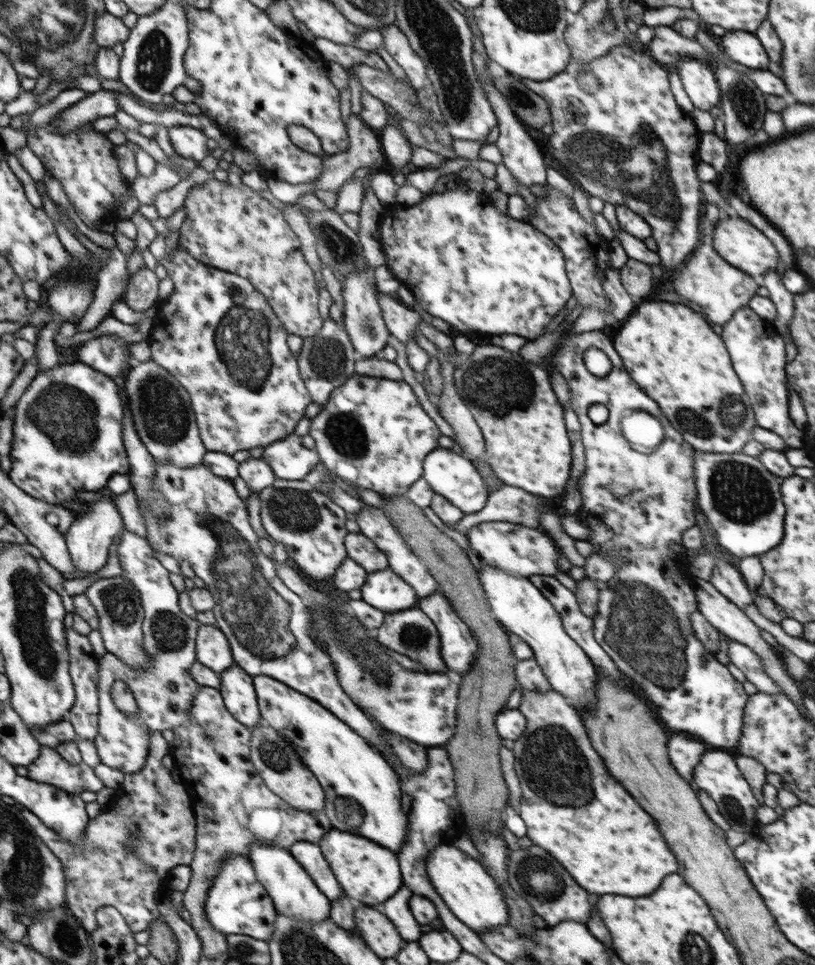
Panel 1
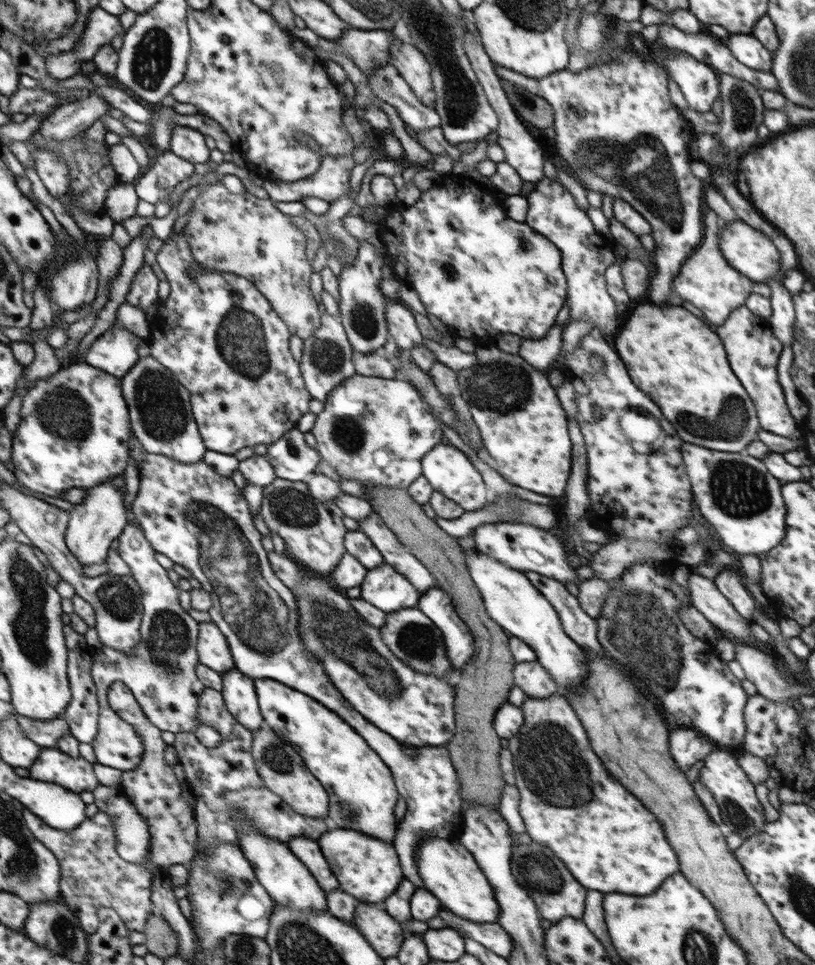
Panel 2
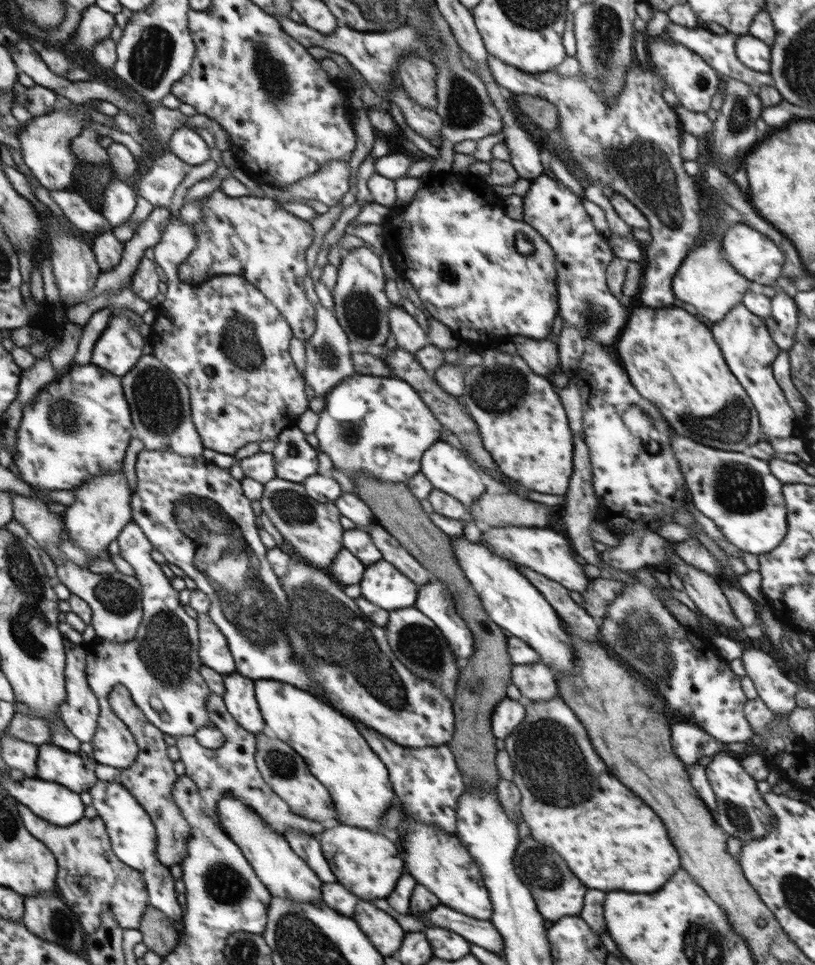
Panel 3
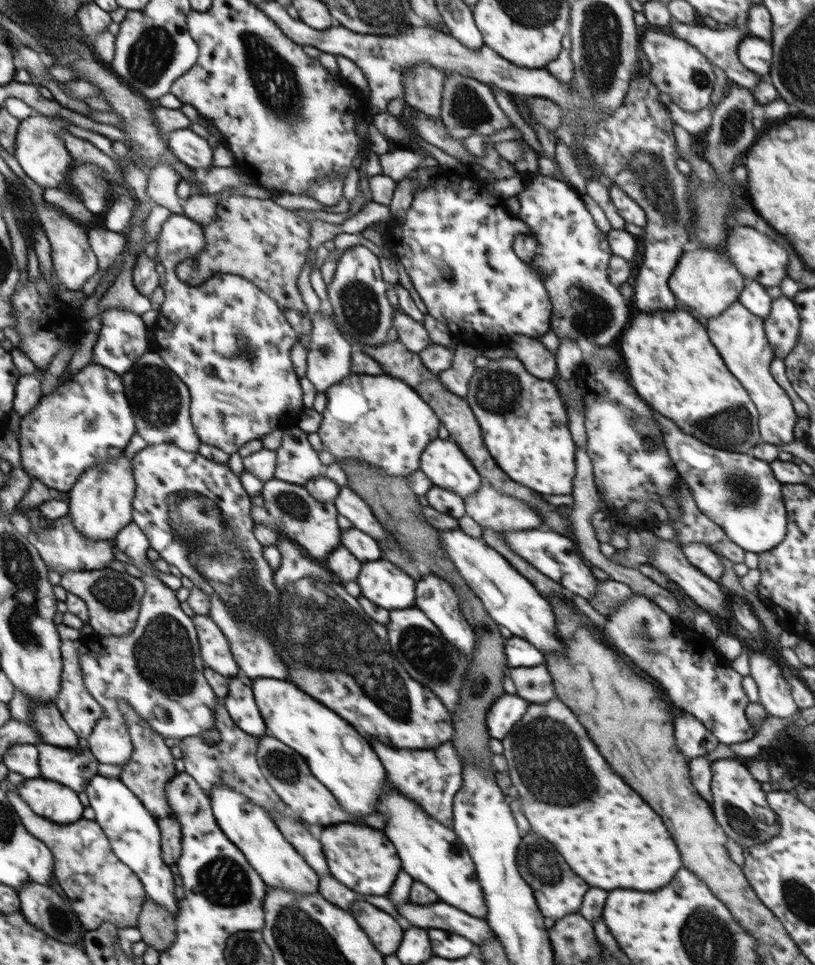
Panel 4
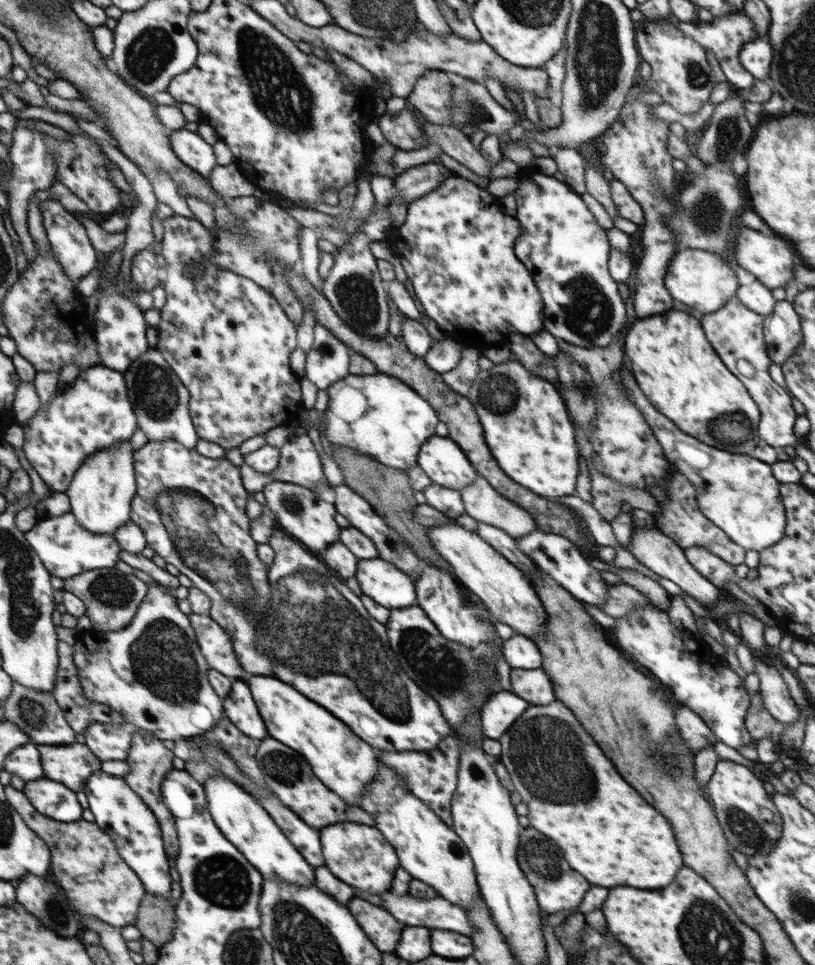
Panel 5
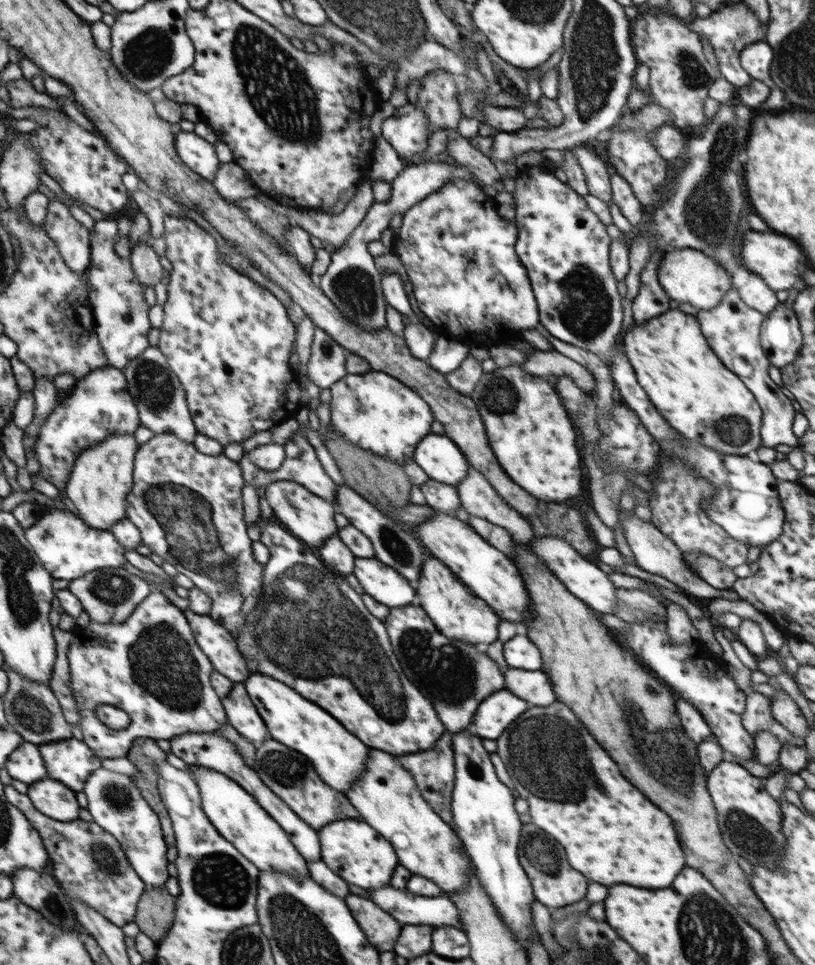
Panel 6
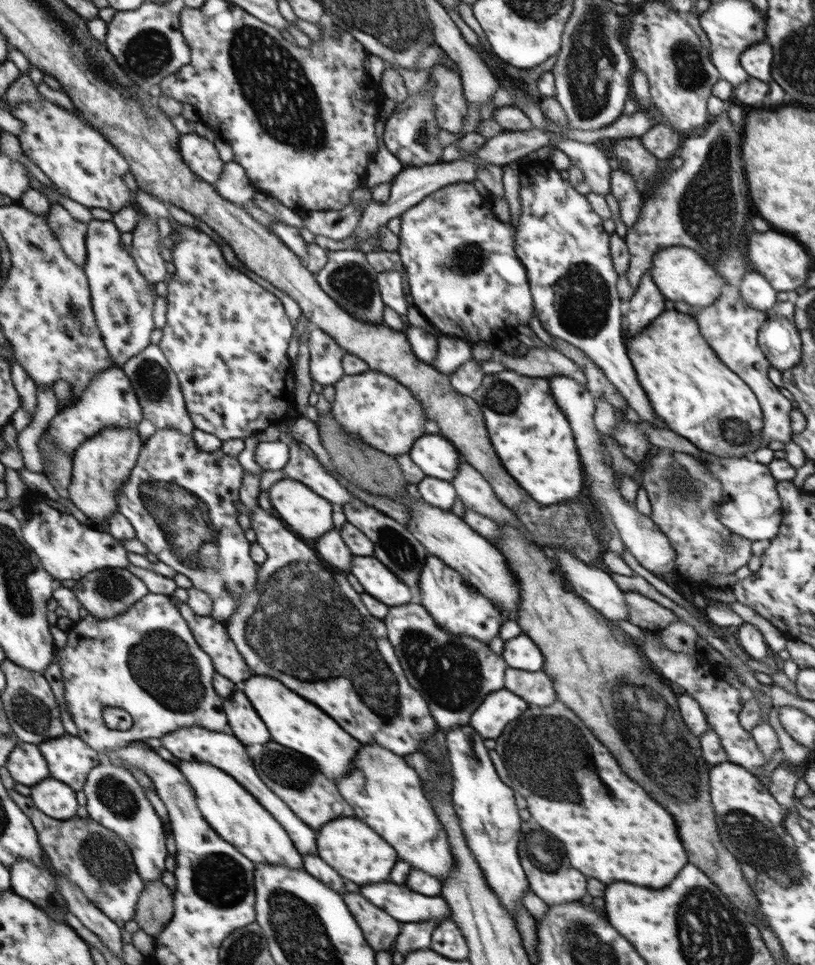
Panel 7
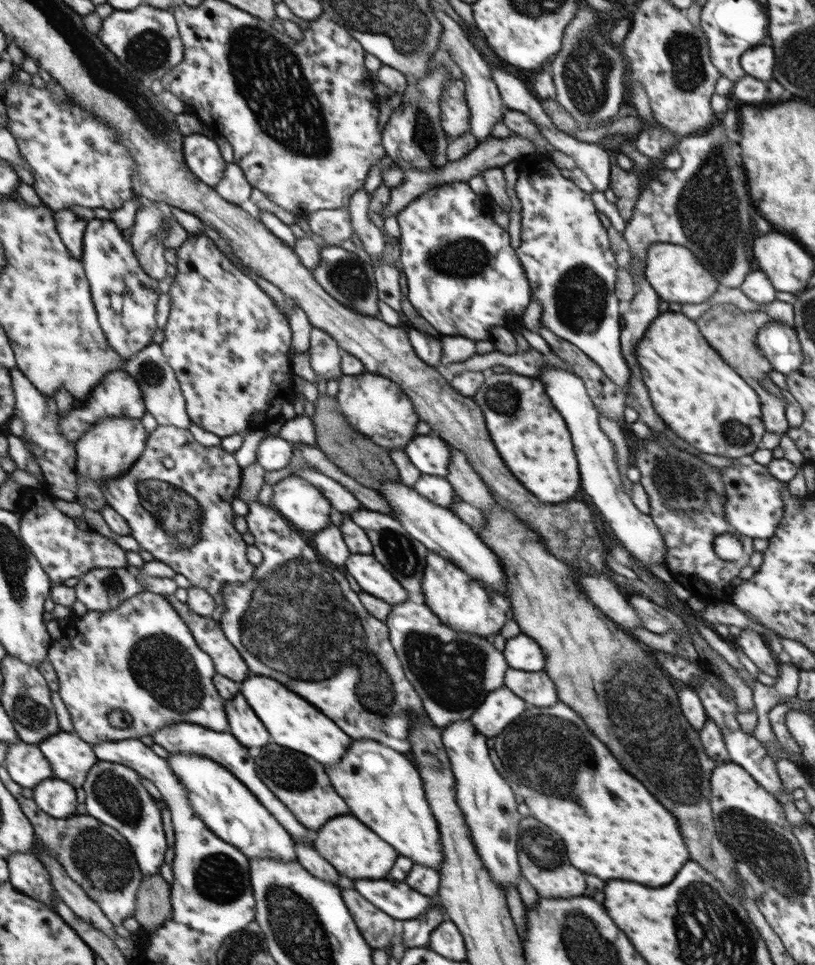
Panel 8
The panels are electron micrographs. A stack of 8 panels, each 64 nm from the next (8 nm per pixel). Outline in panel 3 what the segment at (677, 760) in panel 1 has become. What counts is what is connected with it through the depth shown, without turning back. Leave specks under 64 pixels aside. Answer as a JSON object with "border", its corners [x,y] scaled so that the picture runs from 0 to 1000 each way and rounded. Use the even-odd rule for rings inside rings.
{"border":[[[832,748],[823,754],[823,768],[827,782],[844,796],[864,783],[879,782],[891,773],[881,770],[865,756],[847,748]]]}

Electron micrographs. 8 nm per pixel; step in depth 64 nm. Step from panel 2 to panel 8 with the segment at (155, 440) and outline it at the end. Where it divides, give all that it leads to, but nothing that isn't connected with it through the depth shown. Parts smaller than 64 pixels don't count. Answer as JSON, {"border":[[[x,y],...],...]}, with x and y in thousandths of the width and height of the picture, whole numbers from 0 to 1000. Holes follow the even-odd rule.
{"border":[[[184,356],[172,367],[162,369],[153,377],[153,384],[172,399],[173,407],[178,411],[178,425],[189,431],[195,440],[211,439],[228,445],[237,440],[227,419],[226,407],[222,405],[221,395],[196,358]]]}

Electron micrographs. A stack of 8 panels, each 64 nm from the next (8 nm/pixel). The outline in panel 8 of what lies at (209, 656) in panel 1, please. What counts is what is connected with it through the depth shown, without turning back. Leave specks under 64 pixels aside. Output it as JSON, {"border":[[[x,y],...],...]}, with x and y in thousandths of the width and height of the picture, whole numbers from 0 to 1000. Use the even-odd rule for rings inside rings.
{"border":[[[215,616],[202,619],[233,652],[243,670],[258,680],[266,697],[294,709],[297,705],[306,704],[309,698],[308,694],[304,694],[306,690],[285,669],[286,666],[277,661],[272,650],[267,649],[259,638],[252,639],[239,635],[227,623],[218,622]]]}

